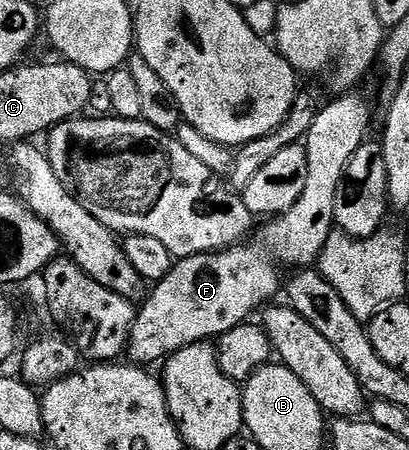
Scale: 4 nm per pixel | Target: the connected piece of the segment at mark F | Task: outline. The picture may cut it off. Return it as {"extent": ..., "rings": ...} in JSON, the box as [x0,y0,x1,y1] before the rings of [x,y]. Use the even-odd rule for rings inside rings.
{"extent":[127,94,373,366],"rings":[[[357,94],[338,95],[336,97],[338,100],[331,101],[329,105],[326,103],[318,111],[315,122],[311,122],[311,130],[303,141],[309,159],[307,186],[303,186],[303,194],[299,194],[299,202],[295,202],[291,210],[262,223],[265,225],[262,228],[260,225],[252,238],[231,248],[223,248],[219,252],[210,252],[204,256],[186,256],[178,259],[170,272],[152,285],[153,293],[146,298],[145,305],[142,303],[138,307],[137,317],[129,331],[127,356],[132,363],[138,366],[153,366],[149,364],[155,363],[156,360],[164,361],[187,346],[220,338],[227,330],[246,323],[252,317],[249,315],[257,307],[260,309],[268,305],[272,301],[269,299],[276,292],[278,295],[282,291],[283,276],[277,273],[277,268],[305,270],[318,263],[324,243],[335,231],[333,223],[335,190],[339,190],[339,182],[347,170],[347,162],[351,162],[355,150],[359,150],[359,146],[366,143],[368,136],[365,135],[369,132],[369,119],[373,116],[368,102],[361,96],[353,95]]]}

